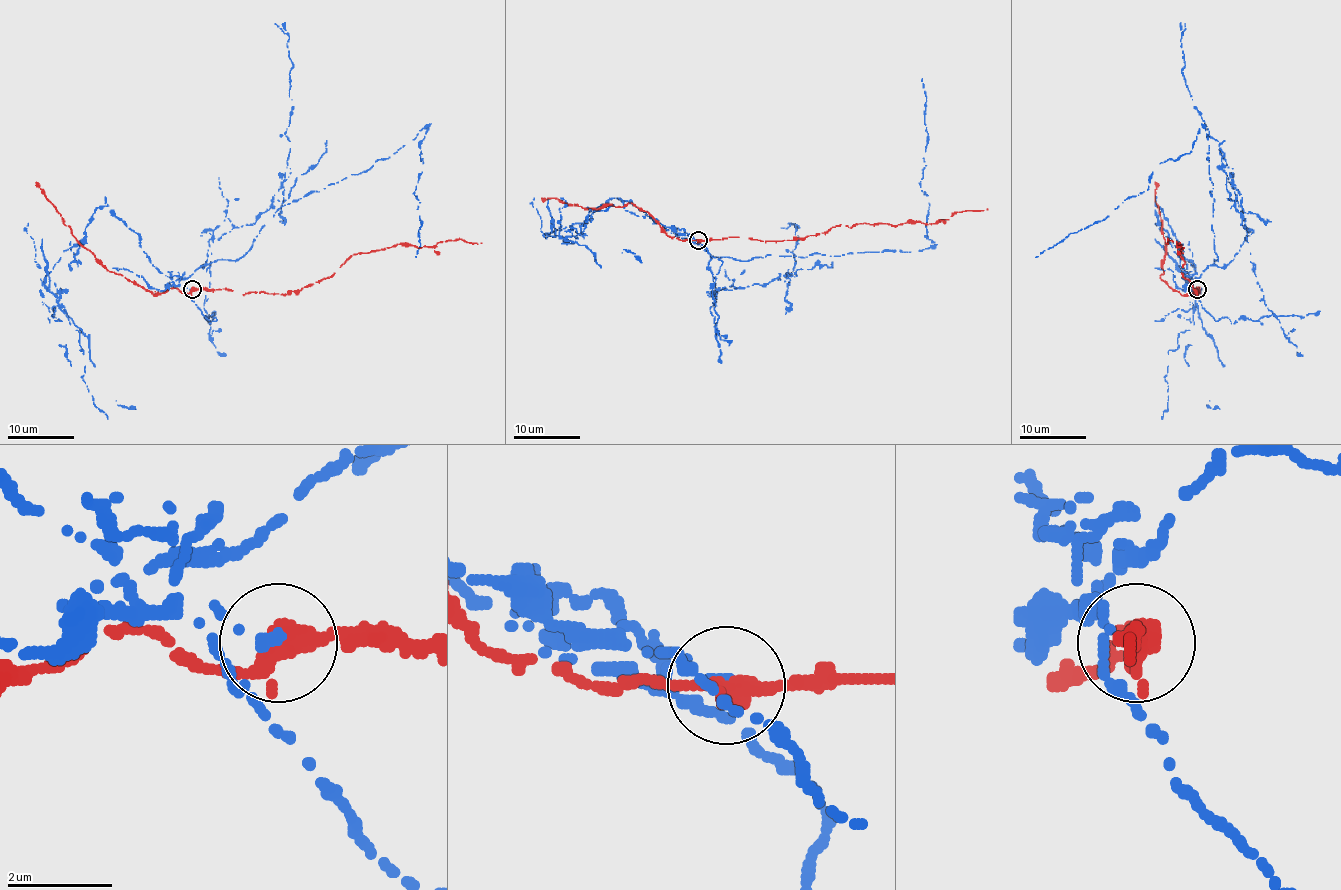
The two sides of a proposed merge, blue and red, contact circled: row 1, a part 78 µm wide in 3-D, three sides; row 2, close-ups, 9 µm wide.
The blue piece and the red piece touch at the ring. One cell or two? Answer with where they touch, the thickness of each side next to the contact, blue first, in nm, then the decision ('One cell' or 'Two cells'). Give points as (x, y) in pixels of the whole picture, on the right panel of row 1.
Place: (1197, 289). Thickness 180 nm (blue) against 360 nm. Two cells

